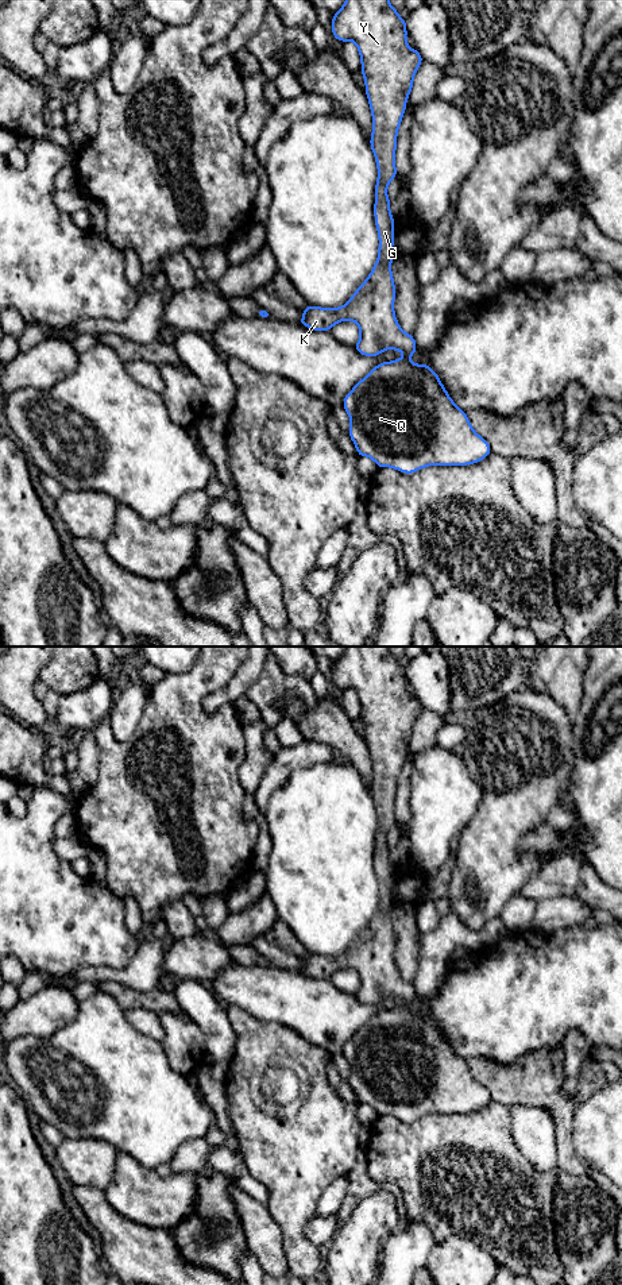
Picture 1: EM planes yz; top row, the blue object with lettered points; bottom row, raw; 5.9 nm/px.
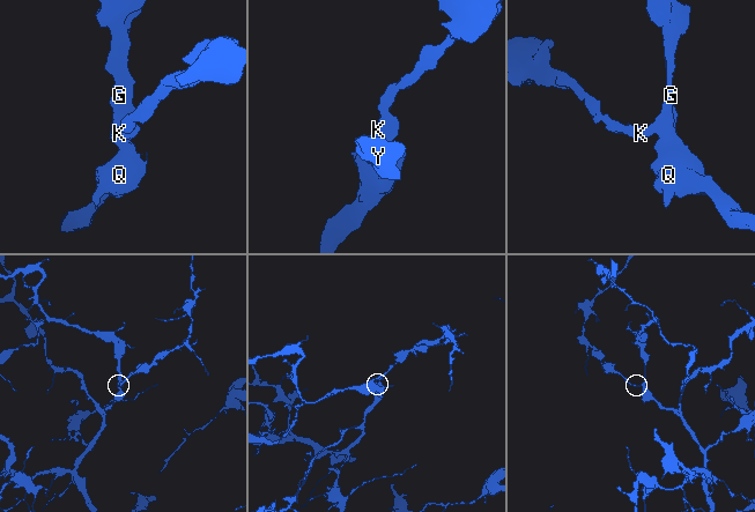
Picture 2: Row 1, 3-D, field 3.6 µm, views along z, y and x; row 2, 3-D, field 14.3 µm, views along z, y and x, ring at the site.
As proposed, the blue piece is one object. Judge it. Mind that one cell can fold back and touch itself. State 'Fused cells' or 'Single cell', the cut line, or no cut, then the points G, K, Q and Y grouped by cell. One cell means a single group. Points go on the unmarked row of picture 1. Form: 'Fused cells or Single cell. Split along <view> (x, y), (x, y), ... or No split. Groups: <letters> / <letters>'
Single cell. No split. Groups: G K Q Y

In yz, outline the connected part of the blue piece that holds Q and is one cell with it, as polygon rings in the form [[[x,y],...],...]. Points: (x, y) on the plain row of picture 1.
[[[347,647],[333,661],[332,682],[339,690],[354,688],[360,702],[360,719],[372,761],[370,794],[378,814],[374,863],[379,898],[370,923],[345,953],[335,957],[308,953],[302,957],[304,965],[297,970],[314,979],[331,979],[335,972],[352,968],[360,977],[360,987],[355,992],[359,1002],[376,1004],[393,996],[406,1003],[375,1014],[343,1047],[351,1066],[348,1083],[358,1104],[371,1105],[379,1116],[391,1115],[405,1122],[413,1122],[426,1114],[467,1114],[482,1110],[492,1100],[490,1092],[474,1078],[467,1061],[455,1053],[439,1023],[428,1012],[414,1012],[407,1007],[416,1002],[417,991],[413,983],[401,977],[394,961],[395,934],[391,910],[395,875],[387,834],[397,826],[397,782],[414,722],[424,706],[417,696],[412,698],[407,694],[406,668],[391,655],[389,647]]]

